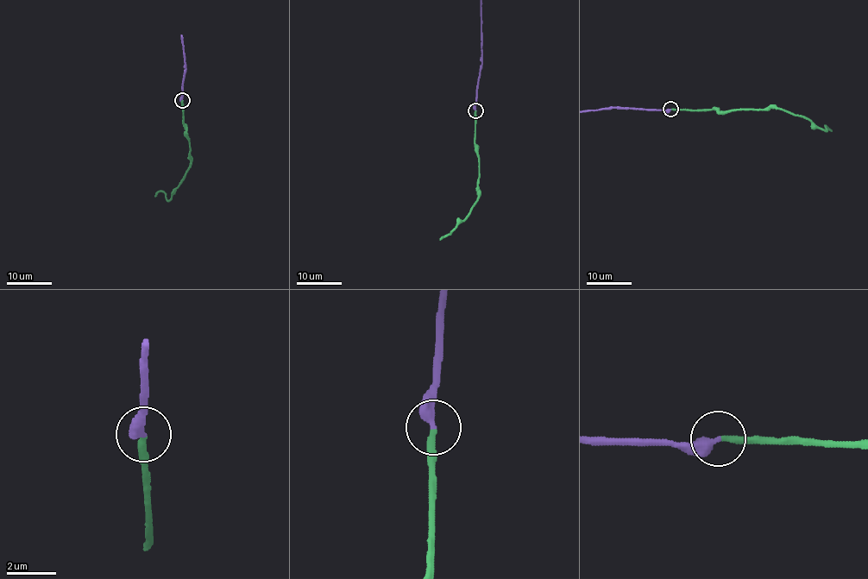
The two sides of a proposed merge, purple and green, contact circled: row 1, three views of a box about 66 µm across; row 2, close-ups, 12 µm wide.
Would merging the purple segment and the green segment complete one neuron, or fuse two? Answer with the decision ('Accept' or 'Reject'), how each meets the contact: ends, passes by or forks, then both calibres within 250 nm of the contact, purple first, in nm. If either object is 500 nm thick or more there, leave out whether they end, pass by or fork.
Accept. At the ring purple ends. At the ring green ends. Thickness 420 nm (purple) against 260 nm

